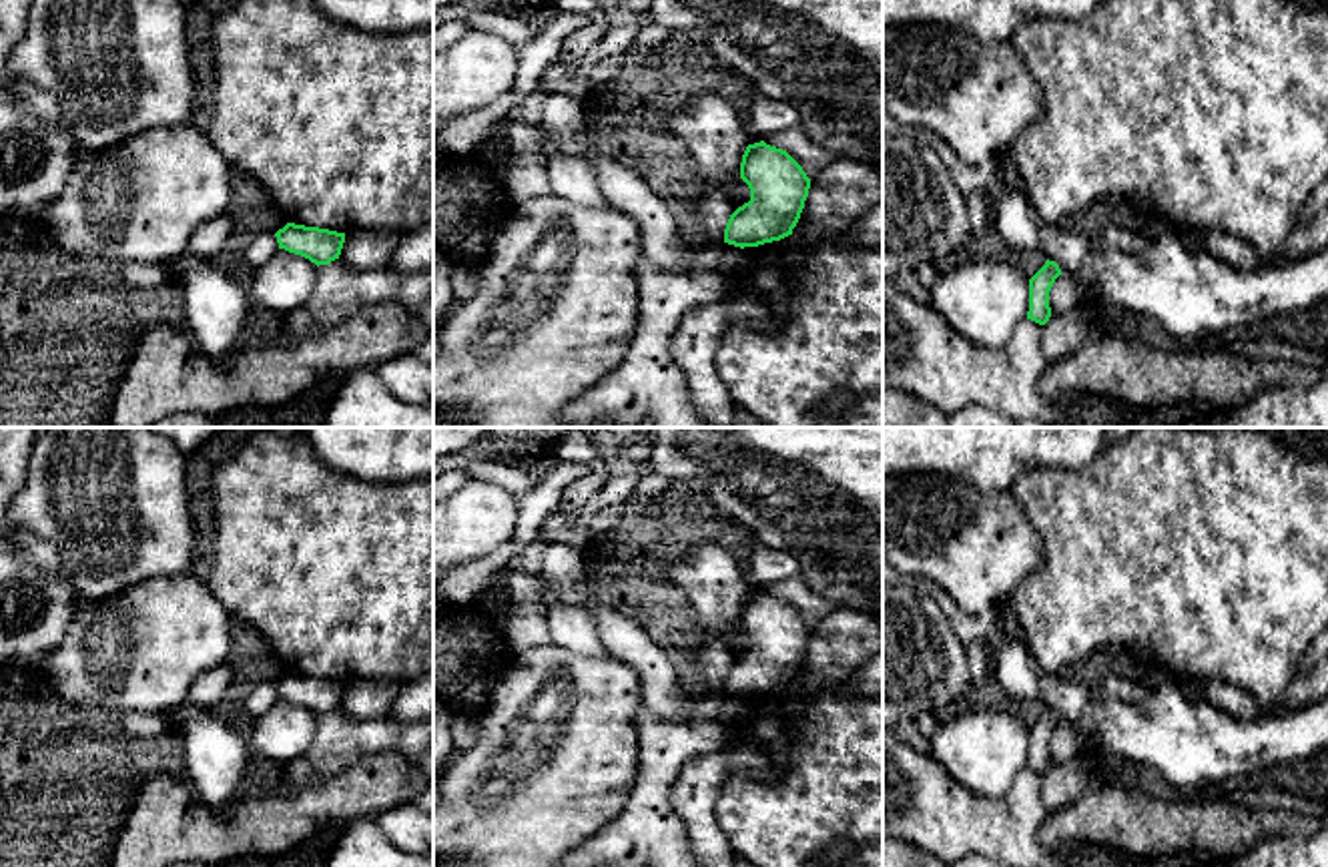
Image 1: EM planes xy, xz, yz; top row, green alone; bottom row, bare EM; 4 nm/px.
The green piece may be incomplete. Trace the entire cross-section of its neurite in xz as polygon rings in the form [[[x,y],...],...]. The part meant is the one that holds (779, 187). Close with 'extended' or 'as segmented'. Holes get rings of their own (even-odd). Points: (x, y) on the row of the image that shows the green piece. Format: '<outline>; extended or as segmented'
[[[760,140],[746,147],[740,163],[740,179],[750,189],[750,201],[730,215],[724,243],[744,249],[792,235],[810,189],[810,179],[802,167],[786,151]]]; as segmented

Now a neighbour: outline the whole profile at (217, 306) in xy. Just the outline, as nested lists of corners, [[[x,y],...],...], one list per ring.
[[[285,249],[245,273],[187,251],[171,269],[179,317],[213,359],[231,353],[237,339],[249,337],[259,317],[279,321],[305,307],[317,281],[317,265]]]

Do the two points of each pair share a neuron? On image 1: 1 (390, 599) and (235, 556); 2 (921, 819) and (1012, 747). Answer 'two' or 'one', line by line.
1: one
2: two

